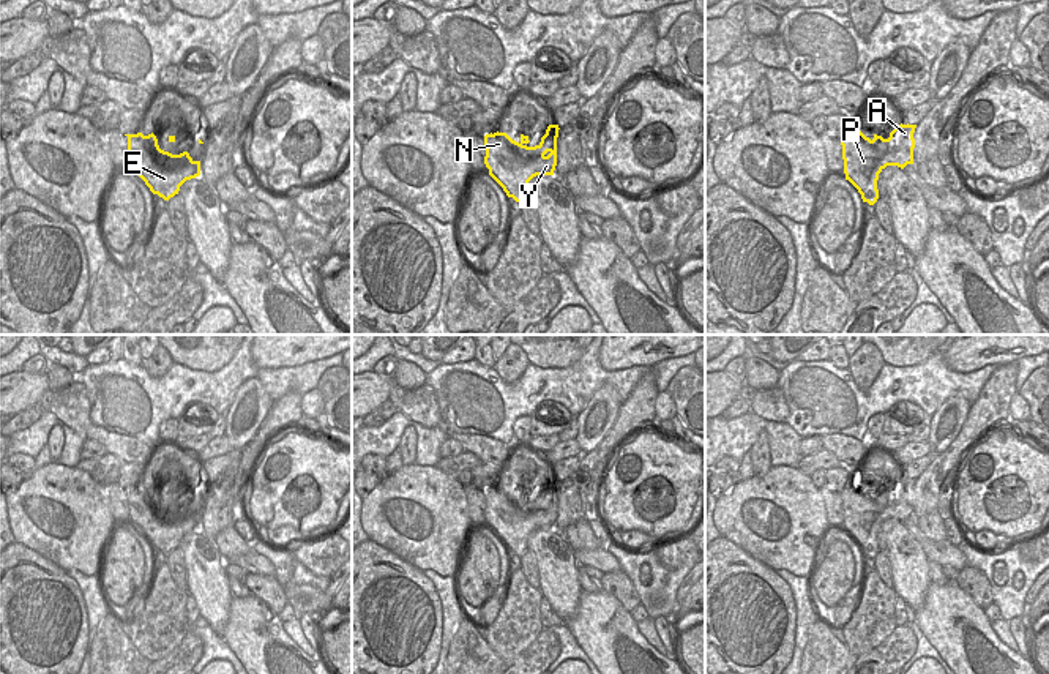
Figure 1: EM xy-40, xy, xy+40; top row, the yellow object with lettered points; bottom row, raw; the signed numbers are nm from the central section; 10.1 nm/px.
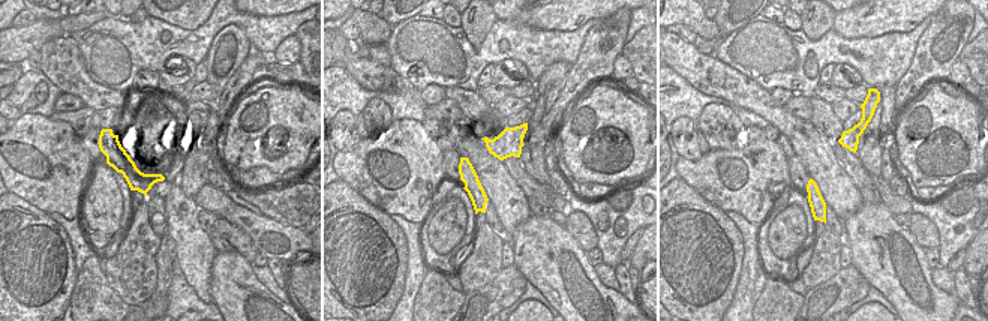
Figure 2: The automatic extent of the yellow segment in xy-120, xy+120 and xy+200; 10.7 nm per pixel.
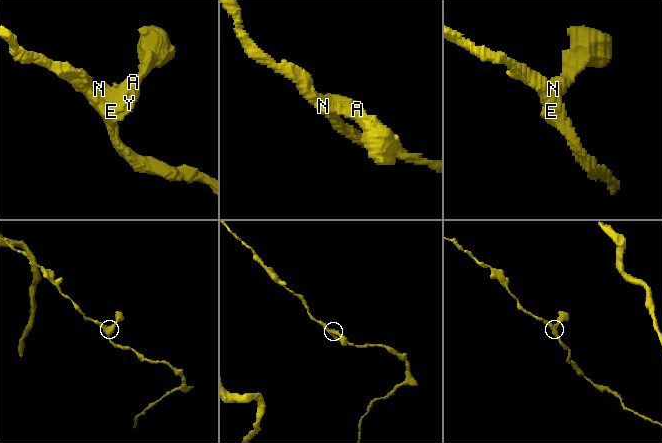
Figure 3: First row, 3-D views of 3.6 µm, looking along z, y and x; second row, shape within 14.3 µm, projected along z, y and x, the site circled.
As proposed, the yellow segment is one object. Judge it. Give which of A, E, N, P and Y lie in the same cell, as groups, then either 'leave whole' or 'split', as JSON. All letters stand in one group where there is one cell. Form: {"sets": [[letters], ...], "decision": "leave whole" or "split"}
{"sets": [["A", "E", "N", "P", "Y"]], "decision": "leave whole"}

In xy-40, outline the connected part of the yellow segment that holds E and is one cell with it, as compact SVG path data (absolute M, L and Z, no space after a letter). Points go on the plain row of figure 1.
M153 486L125 489L128 491L131 526L139 529L150 545L164 554L178 548L186 534L200 529L200 515L194 515L188 505L172 508L161 504Z

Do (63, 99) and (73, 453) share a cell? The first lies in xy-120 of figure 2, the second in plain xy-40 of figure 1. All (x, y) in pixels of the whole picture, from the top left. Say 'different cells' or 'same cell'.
different cells

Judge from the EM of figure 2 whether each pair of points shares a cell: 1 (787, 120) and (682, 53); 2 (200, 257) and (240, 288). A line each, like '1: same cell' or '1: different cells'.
1: same cell
2: different cells

